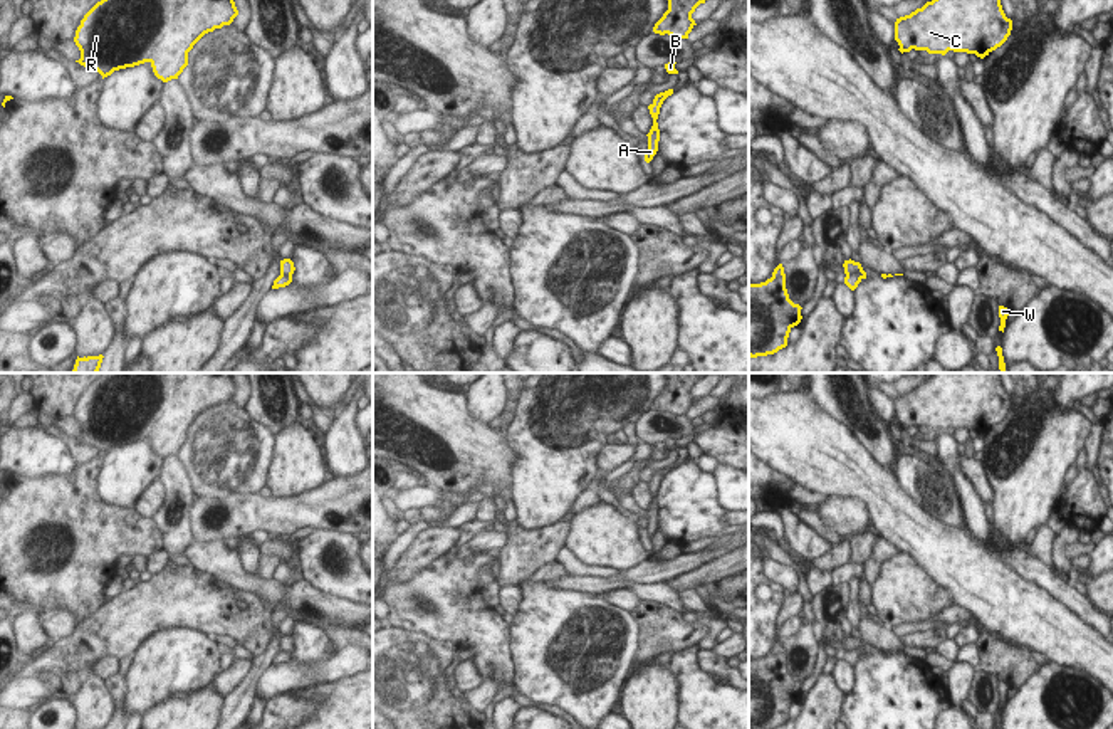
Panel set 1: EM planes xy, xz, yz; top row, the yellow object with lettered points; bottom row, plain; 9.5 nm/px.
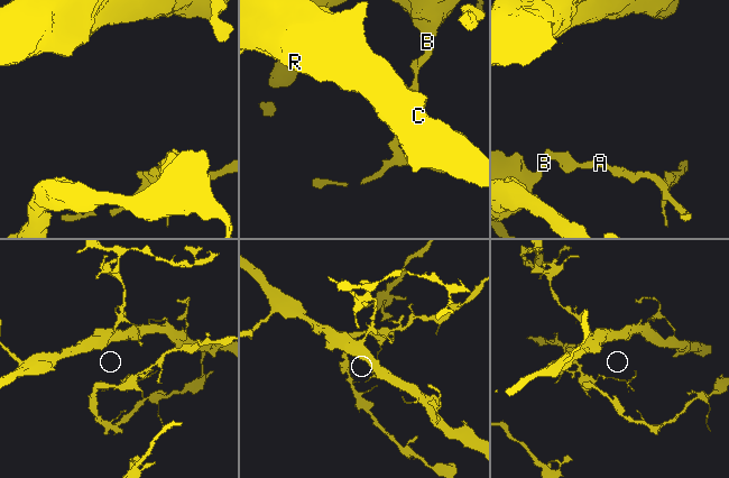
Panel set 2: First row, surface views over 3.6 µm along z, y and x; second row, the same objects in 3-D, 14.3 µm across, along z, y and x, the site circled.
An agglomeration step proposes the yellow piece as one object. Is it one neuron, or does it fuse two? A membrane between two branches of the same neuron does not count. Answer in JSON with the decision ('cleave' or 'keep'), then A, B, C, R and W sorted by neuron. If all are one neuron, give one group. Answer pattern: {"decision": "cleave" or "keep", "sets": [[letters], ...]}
{"decision": "cleave", "sets": [["A", "W"], ["B", "C", "R"]]}

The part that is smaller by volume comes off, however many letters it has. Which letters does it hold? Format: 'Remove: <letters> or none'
Remove: A, W

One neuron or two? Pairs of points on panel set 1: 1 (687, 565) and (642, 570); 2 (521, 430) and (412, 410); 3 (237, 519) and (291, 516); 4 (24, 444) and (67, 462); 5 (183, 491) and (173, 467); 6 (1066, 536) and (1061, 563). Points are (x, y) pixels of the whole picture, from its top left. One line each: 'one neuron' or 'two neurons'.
1: one neuron
2: two neurons
3: one neuron
4: one neuron
5: one neuron
6: one neuron

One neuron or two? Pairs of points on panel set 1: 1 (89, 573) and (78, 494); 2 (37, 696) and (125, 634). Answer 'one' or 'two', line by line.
1: one
2: two

